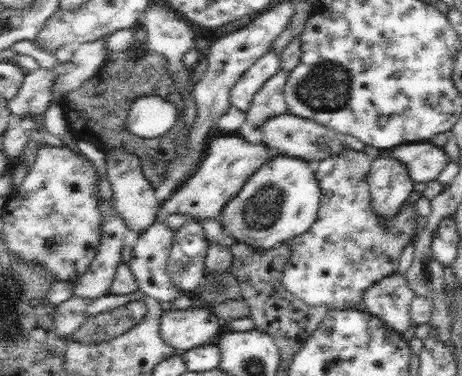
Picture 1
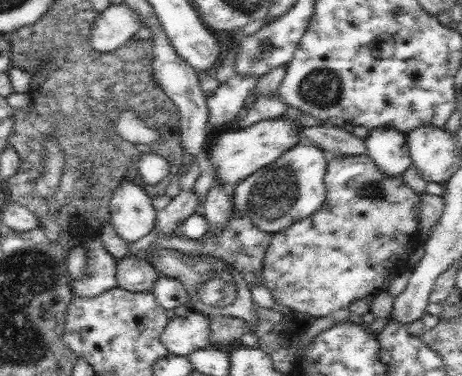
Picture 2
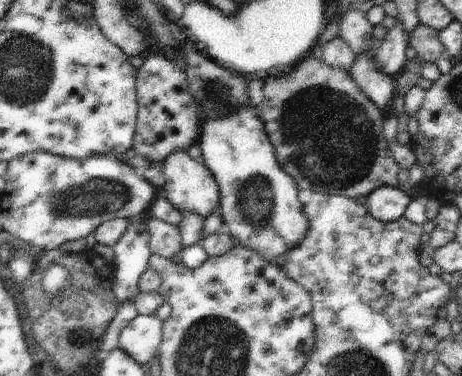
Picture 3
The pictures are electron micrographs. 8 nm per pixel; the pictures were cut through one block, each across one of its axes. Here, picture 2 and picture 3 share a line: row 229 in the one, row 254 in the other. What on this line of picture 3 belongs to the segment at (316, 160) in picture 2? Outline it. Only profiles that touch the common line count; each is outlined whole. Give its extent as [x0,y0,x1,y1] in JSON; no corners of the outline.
[197,108,309,264]

